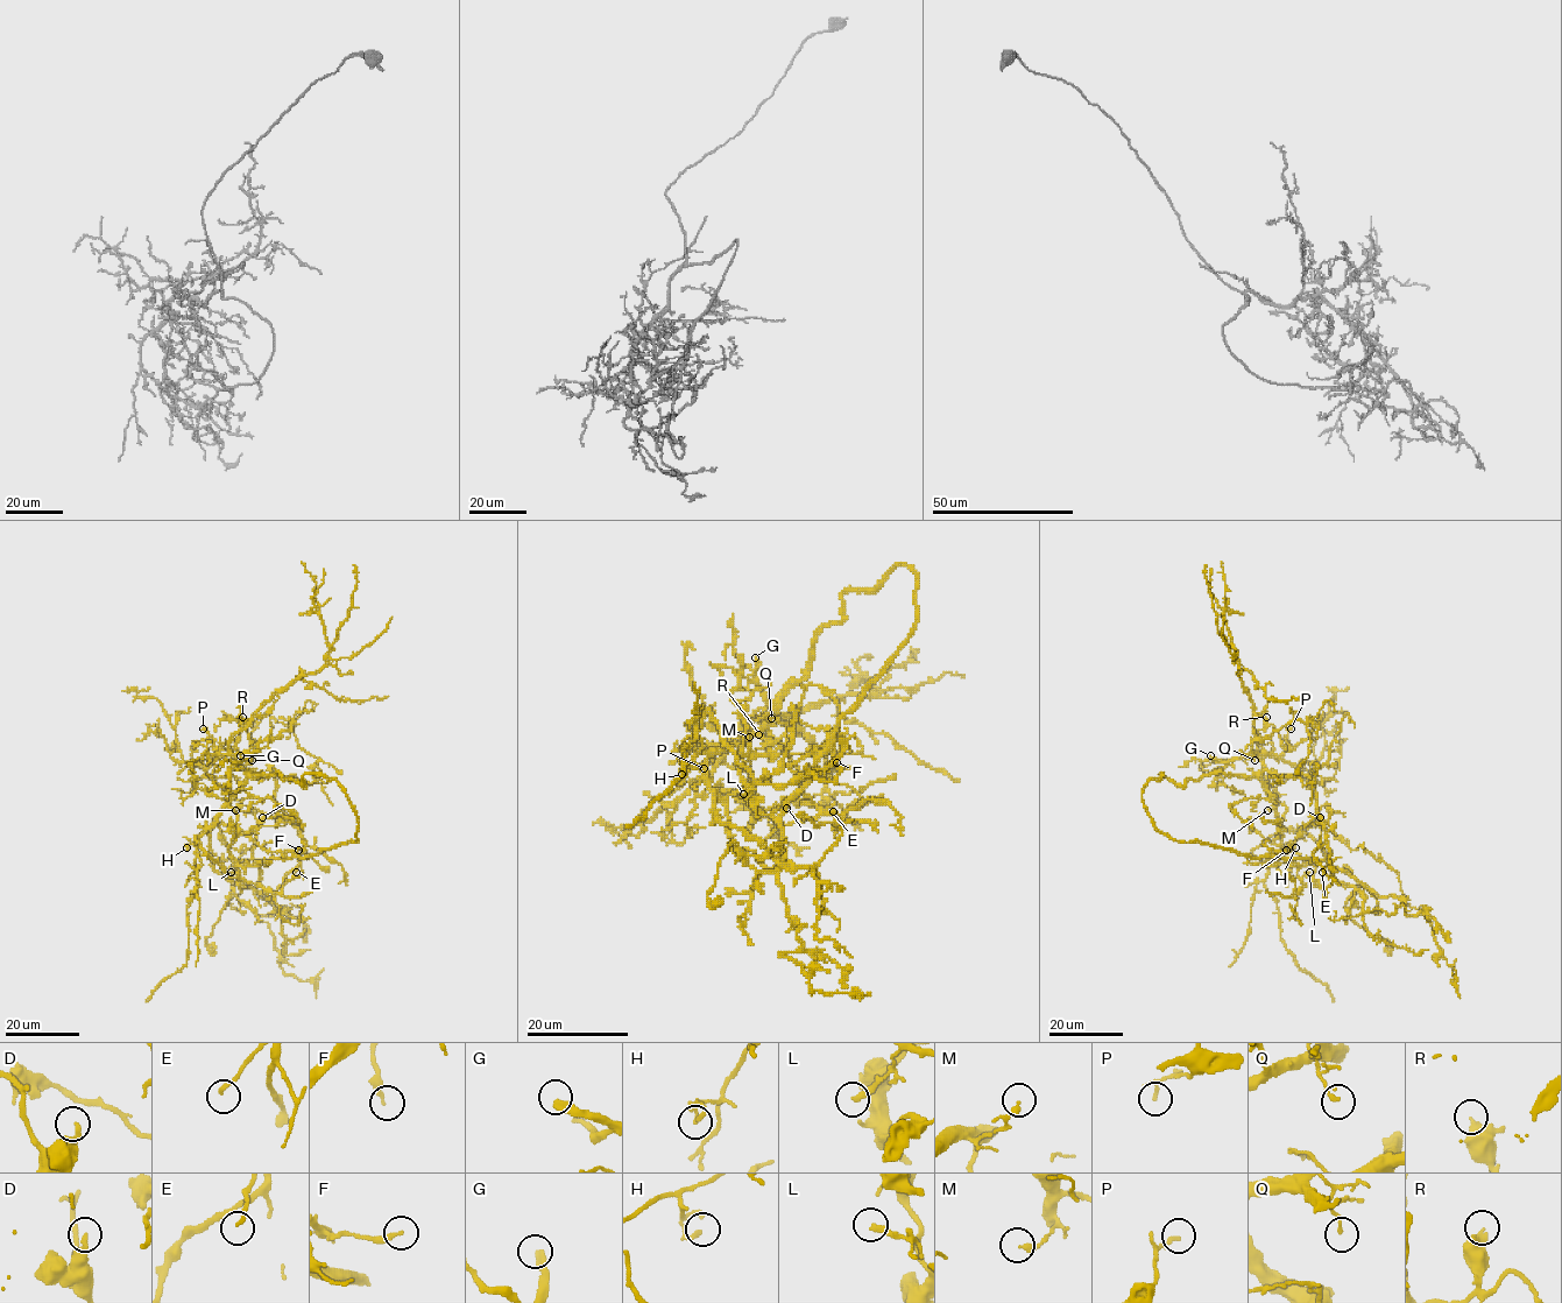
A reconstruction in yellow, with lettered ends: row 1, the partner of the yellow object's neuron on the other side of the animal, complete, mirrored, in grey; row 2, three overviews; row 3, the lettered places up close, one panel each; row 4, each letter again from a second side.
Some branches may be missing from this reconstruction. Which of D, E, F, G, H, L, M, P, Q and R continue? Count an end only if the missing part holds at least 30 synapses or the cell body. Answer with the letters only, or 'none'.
G

